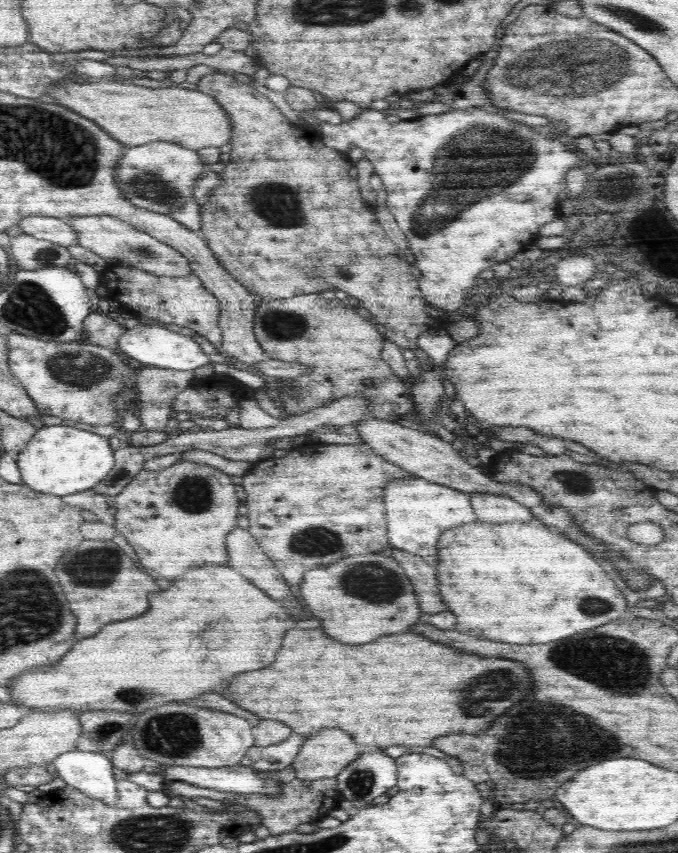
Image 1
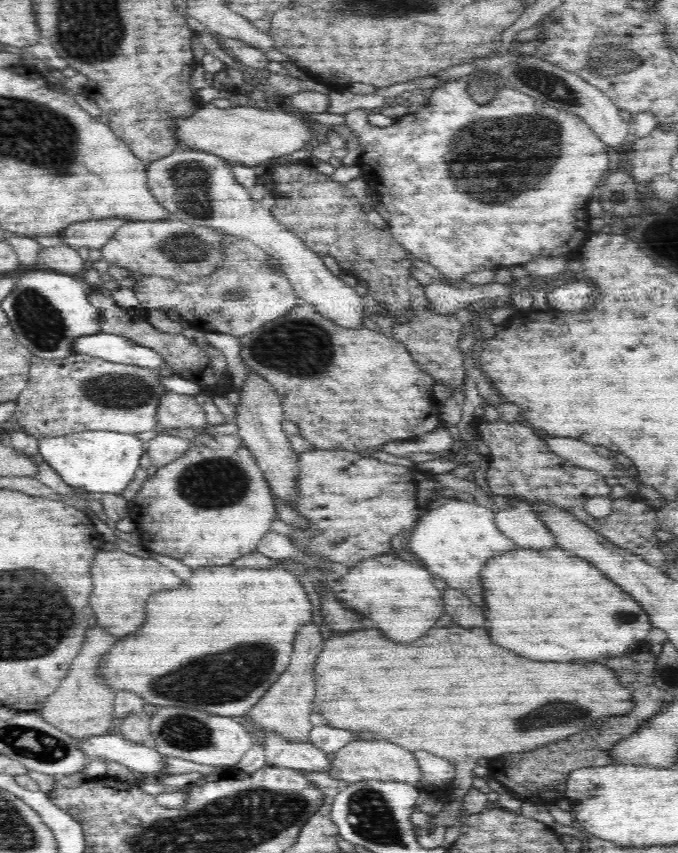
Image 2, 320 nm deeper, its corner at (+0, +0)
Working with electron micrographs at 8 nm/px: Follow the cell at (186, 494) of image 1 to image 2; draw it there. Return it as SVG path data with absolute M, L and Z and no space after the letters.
M188 434L190 448L176 460L159 467L157 473L145 480L139 493L129 501L129 517L134 520L136 524L136 532L139 534L141 543L140 546L144 551L172 556L178 560L188 562L188 566L194 569L210 566L226 566L230 564L236 558L240 558L242 555L249 554L257 550L257 544L272 530L272 522L278 520L278 513L276 513L276 505L274 505L274 498L271 488L268 486L268 481L264 478L264 473L257 465L256 457L248 451L246 443L242 440L238 434L206 434L203 436Z

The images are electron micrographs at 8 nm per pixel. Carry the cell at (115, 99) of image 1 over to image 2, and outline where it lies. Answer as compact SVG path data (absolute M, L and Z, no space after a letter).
M200 101L192 116L174 120L174 129L181 148L212 153L222 157L230 165L268 165L272 158L311 148L315 143L315 132L306 120L278 109L260 109L246 105L220 109L210 102Z

